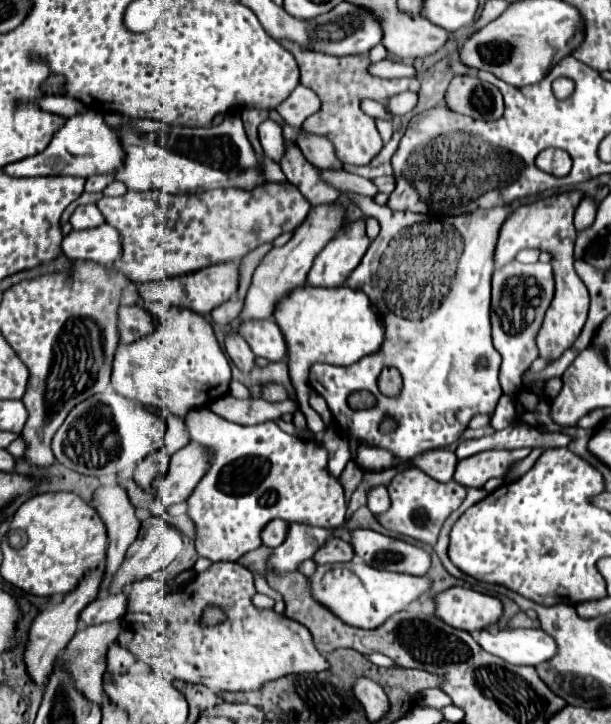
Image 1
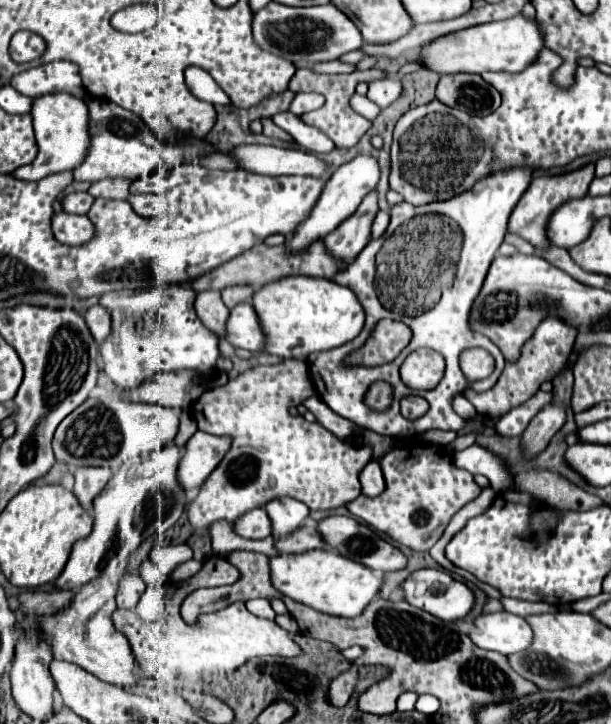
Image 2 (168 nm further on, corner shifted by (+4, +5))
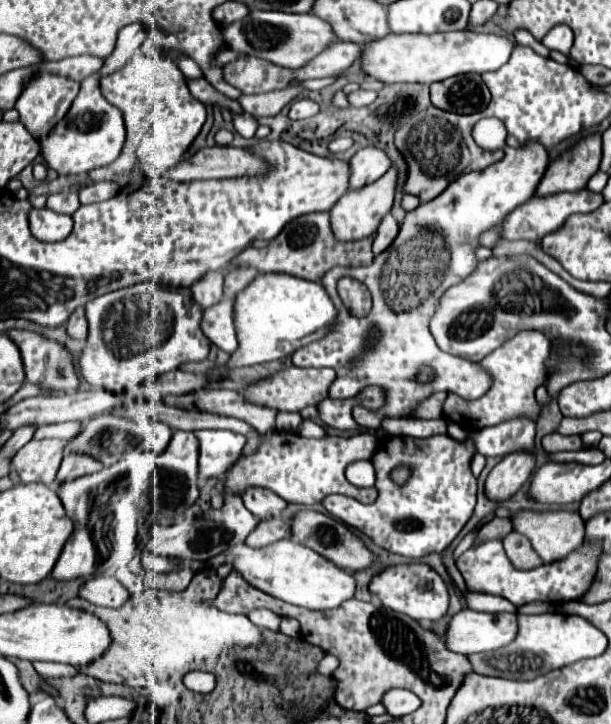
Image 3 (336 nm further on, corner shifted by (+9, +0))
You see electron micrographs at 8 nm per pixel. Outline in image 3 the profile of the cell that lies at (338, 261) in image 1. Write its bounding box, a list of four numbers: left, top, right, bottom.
[331,166,397,242]

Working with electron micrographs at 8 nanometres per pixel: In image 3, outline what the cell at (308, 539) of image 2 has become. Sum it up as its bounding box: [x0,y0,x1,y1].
[245,516,291,548]

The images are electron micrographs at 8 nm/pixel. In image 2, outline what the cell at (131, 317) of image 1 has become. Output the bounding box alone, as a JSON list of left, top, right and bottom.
[86,305,112,343]

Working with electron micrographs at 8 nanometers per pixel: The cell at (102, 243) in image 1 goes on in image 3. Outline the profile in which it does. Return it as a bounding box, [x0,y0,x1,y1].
[29,208,73,242]

